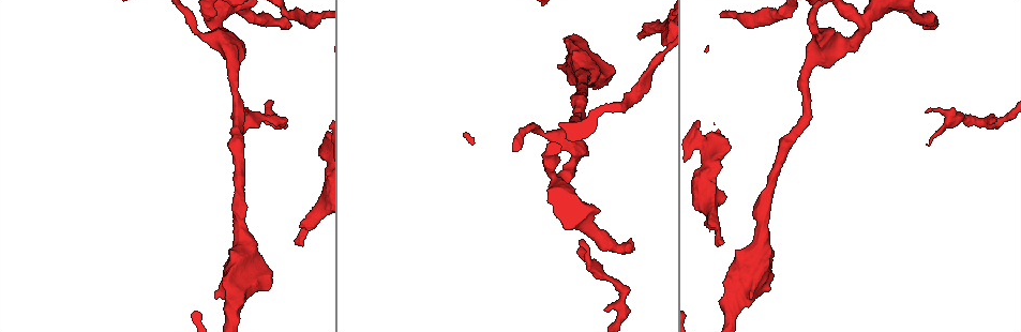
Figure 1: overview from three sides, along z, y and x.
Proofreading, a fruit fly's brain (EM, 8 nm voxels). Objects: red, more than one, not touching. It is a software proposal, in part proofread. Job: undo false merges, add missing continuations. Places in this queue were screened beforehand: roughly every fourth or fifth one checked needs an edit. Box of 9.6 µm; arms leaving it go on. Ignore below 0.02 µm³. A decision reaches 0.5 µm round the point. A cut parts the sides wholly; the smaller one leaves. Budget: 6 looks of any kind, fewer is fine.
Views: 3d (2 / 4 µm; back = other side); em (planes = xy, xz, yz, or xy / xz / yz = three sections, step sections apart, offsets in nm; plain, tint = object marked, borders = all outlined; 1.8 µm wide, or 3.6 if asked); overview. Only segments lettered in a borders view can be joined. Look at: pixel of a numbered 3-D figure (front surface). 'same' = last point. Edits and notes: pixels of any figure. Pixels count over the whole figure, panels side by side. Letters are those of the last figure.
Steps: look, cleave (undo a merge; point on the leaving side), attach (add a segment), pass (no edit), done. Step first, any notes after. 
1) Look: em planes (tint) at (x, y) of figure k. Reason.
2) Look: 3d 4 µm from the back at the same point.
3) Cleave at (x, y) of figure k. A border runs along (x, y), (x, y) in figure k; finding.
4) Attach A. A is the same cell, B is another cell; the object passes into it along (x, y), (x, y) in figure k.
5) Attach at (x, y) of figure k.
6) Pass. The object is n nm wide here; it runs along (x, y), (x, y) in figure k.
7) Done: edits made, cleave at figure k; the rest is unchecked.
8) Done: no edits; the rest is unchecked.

Look: em yz step 16 (tint) at (288, 28) of figure 1. Free end.

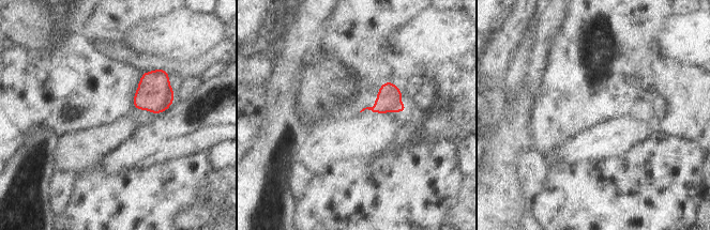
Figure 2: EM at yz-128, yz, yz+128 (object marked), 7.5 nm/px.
Look: em planes (borders) at the same point. Cut it another way.

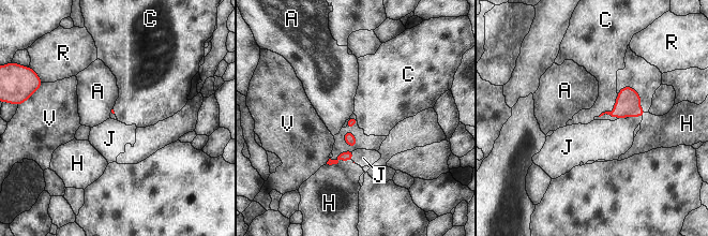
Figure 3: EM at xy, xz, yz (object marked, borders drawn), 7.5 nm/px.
Attach C. C is the same cell, A, H, J, R and V are other cells; the object passes into it along (628, 101), (614, 109), (607, 77) in figure 3; it goes on there.

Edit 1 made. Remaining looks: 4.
Look: em planes (borders) at (199, 32) of figure 1. Narrows sharply.

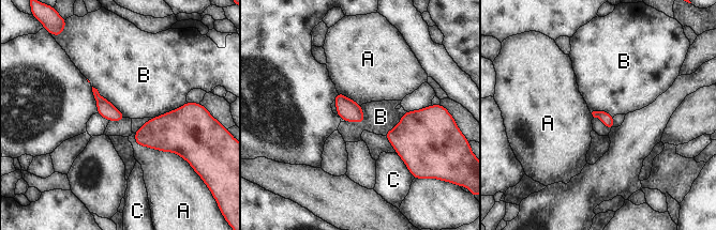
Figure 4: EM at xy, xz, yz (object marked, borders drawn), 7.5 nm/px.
Pass. The object is 90 nm wide here; A, B and C are other cells; a border runs along (92, 86), (125, 117) in figure 4; one neuron here.

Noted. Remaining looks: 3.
Look: 3d 2 µm at (723, 241) of figure 1. Free end.

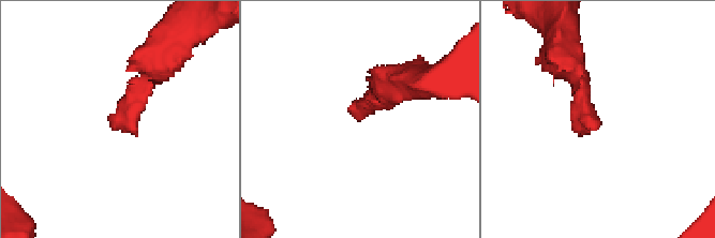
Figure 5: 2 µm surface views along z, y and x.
Look: em 3.6 µm planes (tint) at (113, 127) of figure 5.

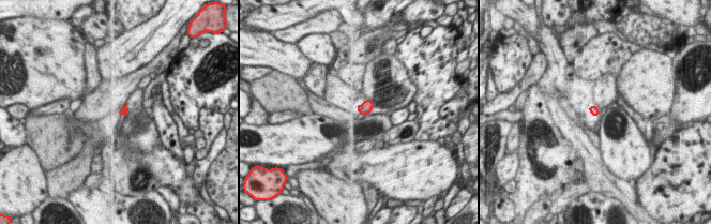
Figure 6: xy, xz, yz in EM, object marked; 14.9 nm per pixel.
Look: em 3.6 µm planes (borders) at the same point.

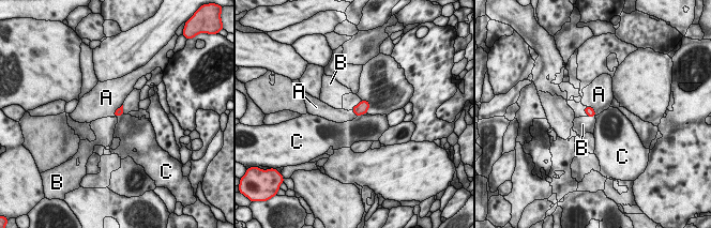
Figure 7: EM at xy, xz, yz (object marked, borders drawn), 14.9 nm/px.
Attach B. B is the same cell, A and C are other cells; the object passes into it along (590, 111), (591, 116), (583, 124) in figure 7; the neuron continues.

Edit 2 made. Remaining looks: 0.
Done: edits made, attach at figure 3, attach at figure 7; the rest is unchecked.

